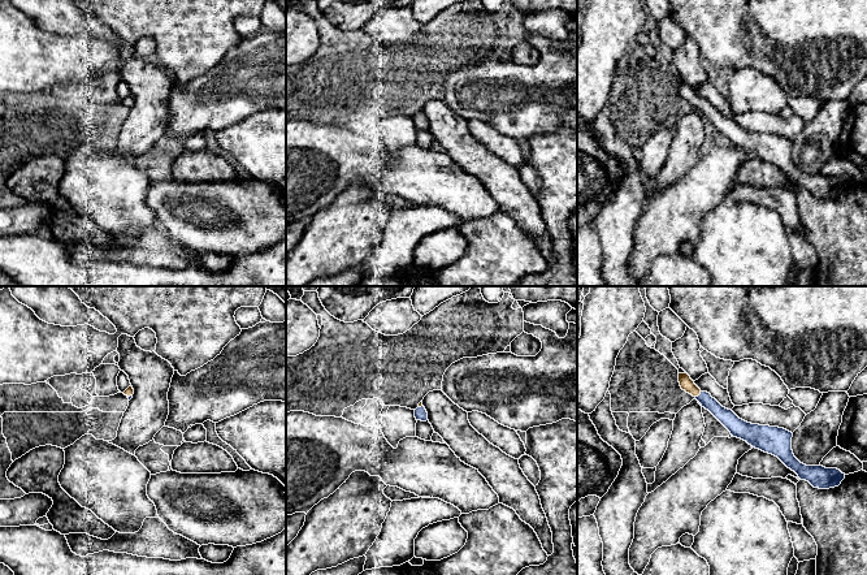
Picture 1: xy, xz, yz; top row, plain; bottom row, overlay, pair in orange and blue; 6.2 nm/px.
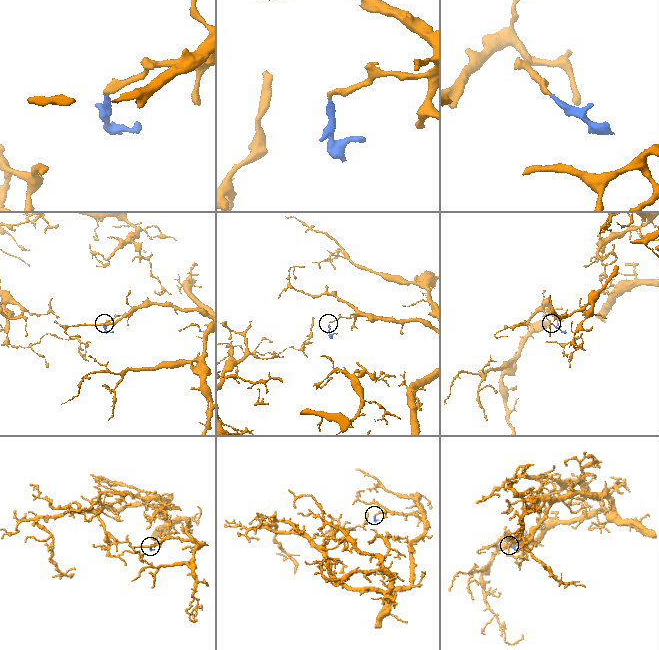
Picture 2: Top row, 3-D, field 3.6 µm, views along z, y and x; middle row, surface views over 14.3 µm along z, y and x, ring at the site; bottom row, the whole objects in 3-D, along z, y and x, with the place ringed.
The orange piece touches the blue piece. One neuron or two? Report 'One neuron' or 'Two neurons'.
One neuron

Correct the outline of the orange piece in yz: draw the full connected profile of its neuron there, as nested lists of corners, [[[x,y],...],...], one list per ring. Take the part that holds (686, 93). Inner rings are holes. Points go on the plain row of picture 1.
[[[679,82],[679,91],[681,98],[692,103],[702,116],[708,118],[733,146],[741,147],[753,156],[777,165],[801,189],[809,190],[814,196],[835,196],[845,187],[845,182],[837,177],[801,172],[792,159],[792,140],[779,135],[751,133],[740,127],[732,118],[723,116],[710,101],[702,100],[688,82]]]

